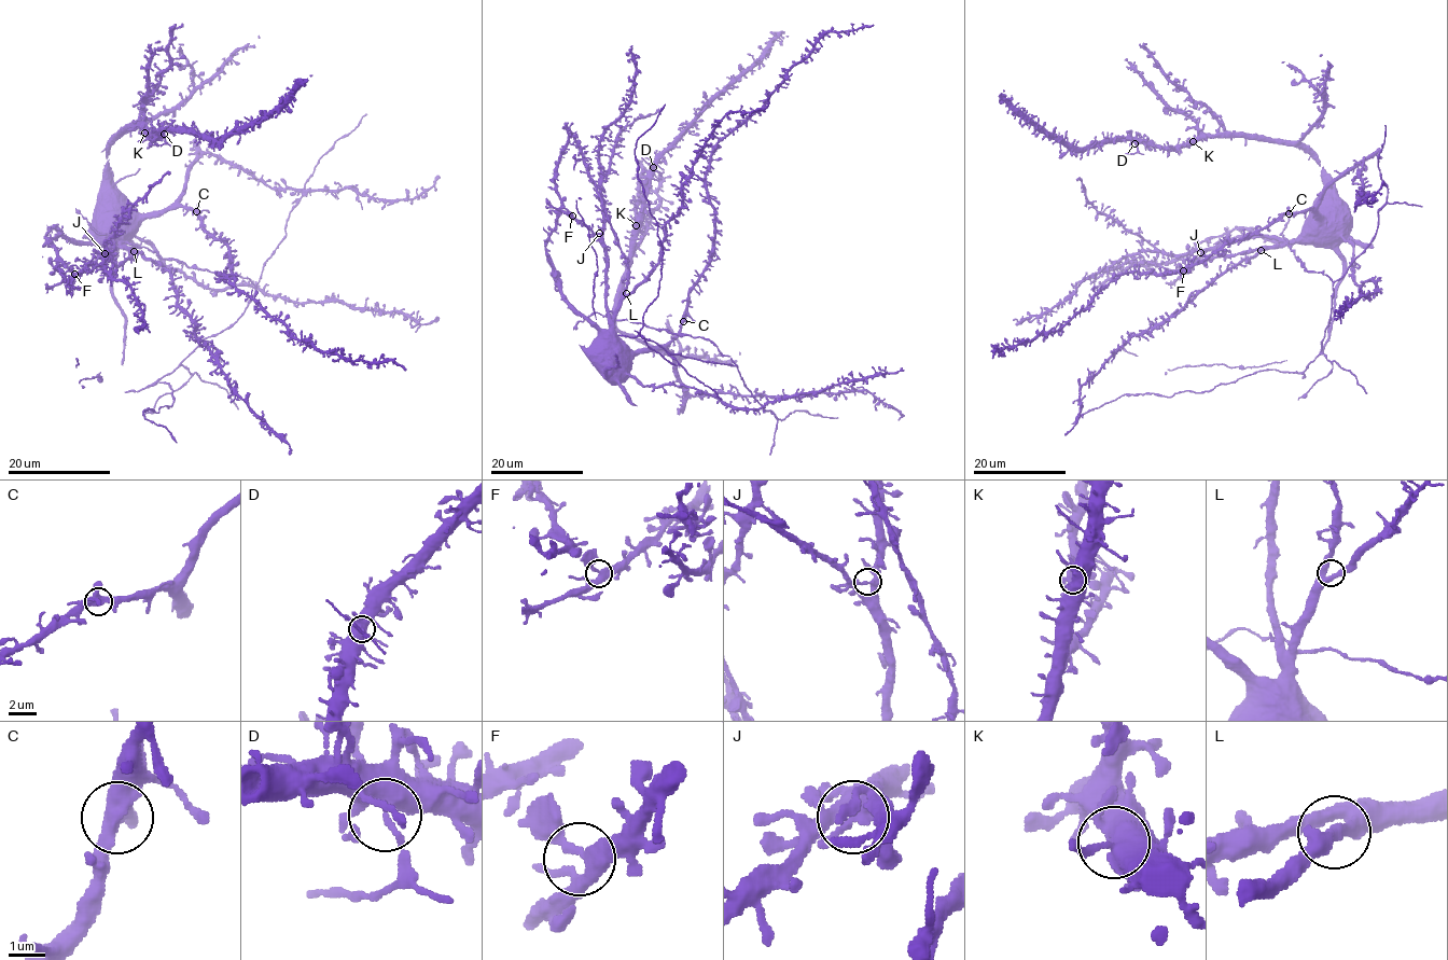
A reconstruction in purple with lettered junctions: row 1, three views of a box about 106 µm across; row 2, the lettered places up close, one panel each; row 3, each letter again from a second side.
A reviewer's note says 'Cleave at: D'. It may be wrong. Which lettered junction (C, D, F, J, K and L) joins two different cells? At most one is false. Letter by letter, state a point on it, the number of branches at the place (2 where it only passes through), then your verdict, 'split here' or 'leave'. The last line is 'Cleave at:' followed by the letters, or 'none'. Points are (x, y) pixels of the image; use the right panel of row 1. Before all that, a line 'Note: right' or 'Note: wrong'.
Note: right
C: place (1289, 213); branches 3; leave
D: place (1135, 143); branches 3; split here
F: place (1183, 270); branches 3; leave
J: place (1200, 252); branches 3; leave
K: place (1193, 141); branches 3; leave
L: place (1261, 250); branches 2; leave
Cleave at: D

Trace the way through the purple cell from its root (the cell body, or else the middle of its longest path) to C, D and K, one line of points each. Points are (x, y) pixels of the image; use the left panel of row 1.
C: (117, 222), (153, 218), (178, 207), (196, 211)
D: (117, 222), (116, 199), (109, 183), (107, 148), (127, 127), (139, 127), (149, 137), (164, 134)
K: (117, 222), (116, 199), (109, 183), (107, 148), (127, 127), (139, 127), (144, 133)

